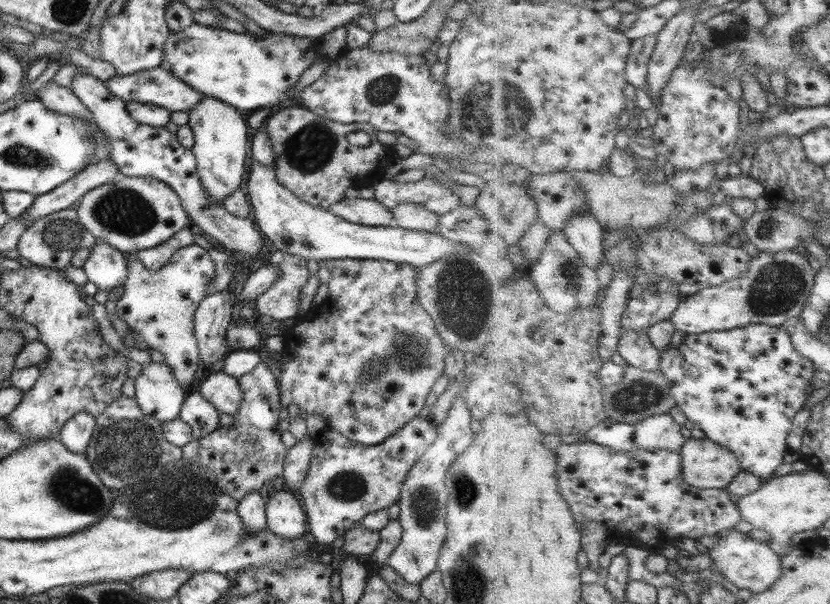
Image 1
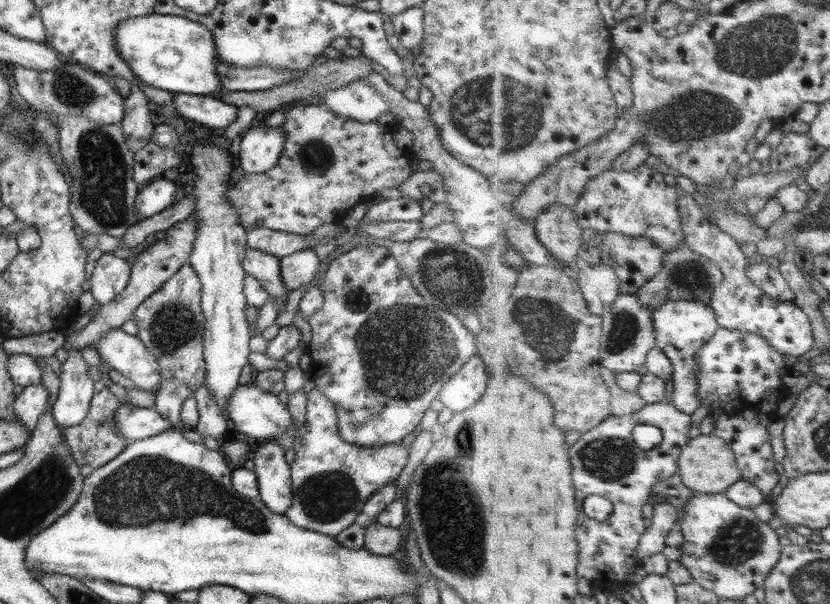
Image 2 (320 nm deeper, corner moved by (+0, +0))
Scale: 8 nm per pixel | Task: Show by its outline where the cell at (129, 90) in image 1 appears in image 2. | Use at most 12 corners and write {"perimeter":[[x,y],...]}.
{"perimeter":[[174,94],[181,118],[225,130],[237,108],[203,95]]}

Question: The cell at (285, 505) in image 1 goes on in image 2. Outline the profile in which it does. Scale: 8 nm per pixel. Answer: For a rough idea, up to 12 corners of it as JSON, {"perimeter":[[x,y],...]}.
{"perimeter":[[277,443],[254,446],[258,499],[284,514],[291,502],[290,464]]}

